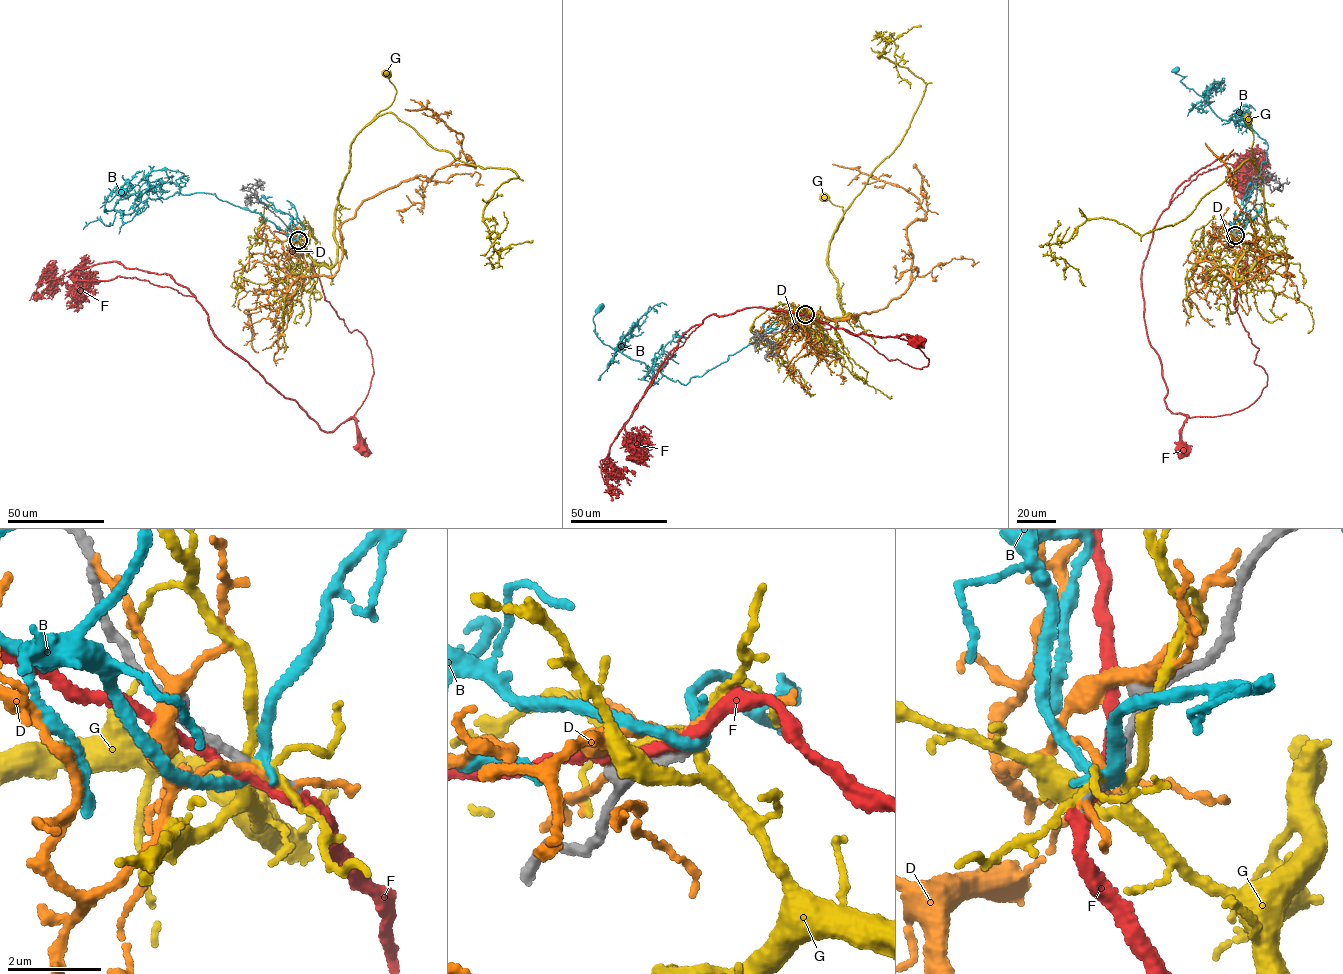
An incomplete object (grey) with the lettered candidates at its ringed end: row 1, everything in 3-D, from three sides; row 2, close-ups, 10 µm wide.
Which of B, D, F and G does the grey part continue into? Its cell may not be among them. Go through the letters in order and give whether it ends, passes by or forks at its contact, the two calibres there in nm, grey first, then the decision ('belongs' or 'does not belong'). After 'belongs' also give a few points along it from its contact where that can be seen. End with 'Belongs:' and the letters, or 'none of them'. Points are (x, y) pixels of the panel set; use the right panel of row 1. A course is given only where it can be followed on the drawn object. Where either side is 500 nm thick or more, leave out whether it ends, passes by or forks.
B: it passes by; 280 nm thick on the grey side, 260 nm on the other; does not belong
D: it passes by; 260 nm thick on the grey side, 140 nm on the other; does not belong
F: it passes by; 280 nm thick on the grey side, 240 nm on the other; belongs; it runs (1235, 235), (1247, 258), (1235, 308), (1266, 386), (1232, 413), (1186, 416), (1181, 447)
G: it forks there; 280 nm thick on the grey side, 150 nm on the other; does not belong
Belongs: F

